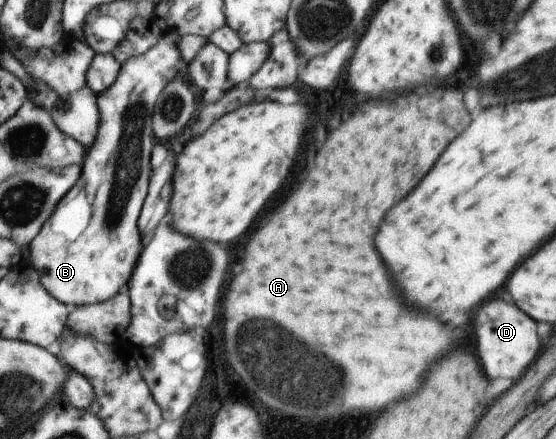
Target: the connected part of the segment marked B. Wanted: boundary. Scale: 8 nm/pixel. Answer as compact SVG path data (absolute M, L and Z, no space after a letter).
M163 35L146 53L127 59L116 81L96 95L100 123L94 143L83 157L79 180L24 248L25 264L36 270L46 291L71 308L105 302L116 295L127 287L132 267L139 260L142 240L138 215L148 191L153 111L166 84L178 75L176 40Z

